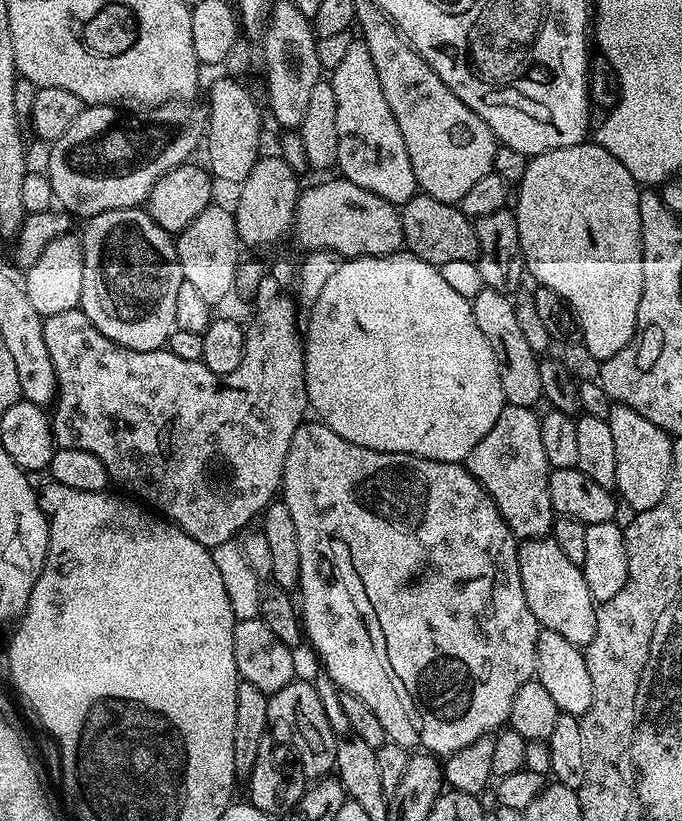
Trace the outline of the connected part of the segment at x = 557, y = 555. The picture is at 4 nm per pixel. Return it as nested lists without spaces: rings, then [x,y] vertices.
[[[550,538],[526,540],[518,548],[518,570],[522,574],[522,590],[526,594],[526,606],[534,614],[541,629],[562,634],[566,642],[587,646],[596,634],[597,603],[586,586],[581,565],[570,562],[566,554]]]

